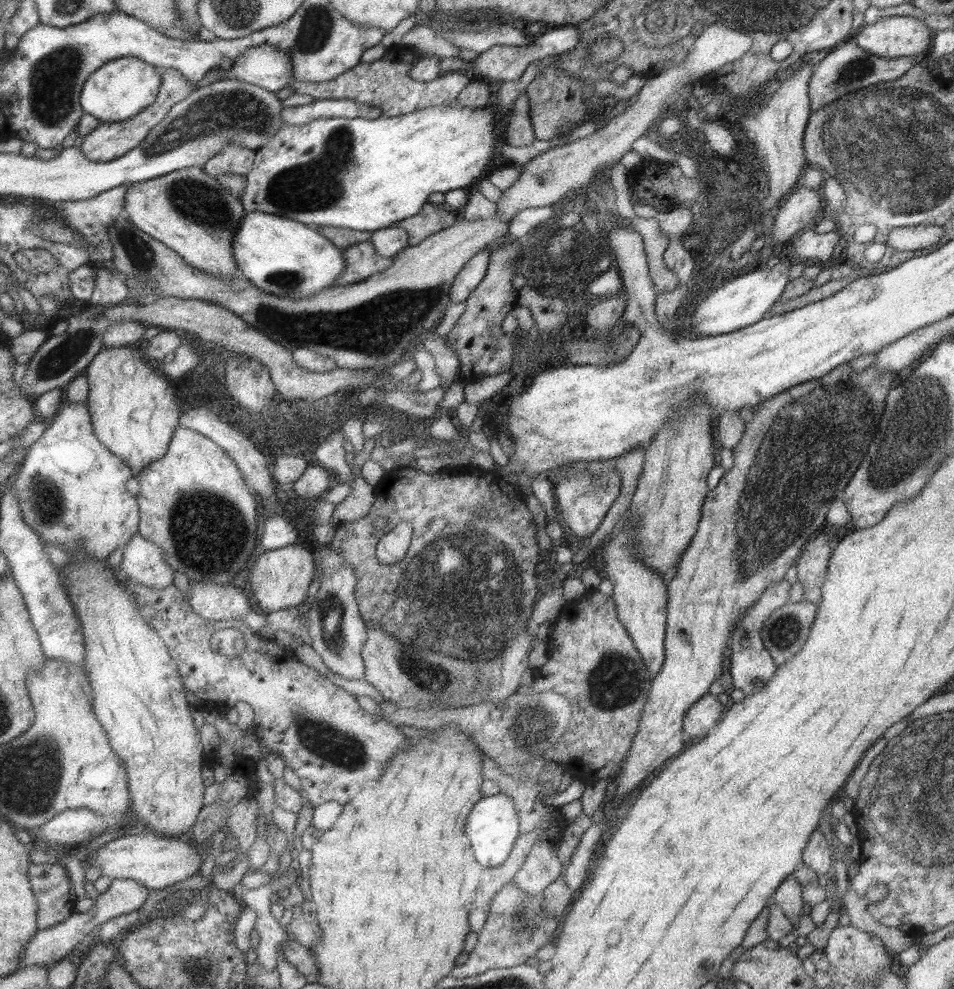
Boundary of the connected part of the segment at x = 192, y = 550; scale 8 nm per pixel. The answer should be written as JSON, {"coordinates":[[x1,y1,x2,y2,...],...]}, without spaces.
{"coordinates":[[177,425,173,429,173,436,169,441,167,450,159,460,151,461,146,467,143,467,135,476,139,487,139,492,134,498,137,500,139,523,138,534,156,547,159,547,163,560,169,564,169,568,175,572,183,573,187,576,188,581,203,581,215,584,229,585,233,580,235,572,239,572,245,566,245,560,249,556,249,552,253,550,256,538,256,504,260,503,259,499,250,491,249,485,242,477,239,469,235,466,235,462,227,455,227,453,210,438,191,430,190,428]]}

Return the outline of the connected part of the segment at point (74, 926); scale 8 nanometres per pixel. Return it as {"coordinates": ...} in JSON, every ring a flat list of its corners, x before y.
{"coordinates":[[113,879,109,883,107,890,99,893,96,900,88,905,85,911,73,912,69,914,67,918,64,918,61,922,58,922,53,926,38,929,27,943,27,946,23,949,20,968,30,967,31,965,50,967,59,959,70,956,75,948,75,944,80,940,83,940,83,936,89,934,89,932,97,931,98,928,102,924,105,924,111,917,116,917,120,914,125,914,141,908,141,904,145,902,145,898,147,898,150,891,151,890,147,887,136,883,135,880]]}

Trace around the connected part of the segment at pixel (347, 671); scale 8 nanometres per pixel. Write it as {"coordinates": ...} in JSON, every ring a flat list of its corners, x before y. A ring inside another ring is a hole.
{"coordinates":[[321,546,321,566,323,577,315,595,315,601,304,607,308,621,307,629,311,647,320,656,329,671,346,678,364,678,365,665,360,655,361,647,367,638,366,622,362,619,355,601,355,573,343,565,343,557,334,549]]}

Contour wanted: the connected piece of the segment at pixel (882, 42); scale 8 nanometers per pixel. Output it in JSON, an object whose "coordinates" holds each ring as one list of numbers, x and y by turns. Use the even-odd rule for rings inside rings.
{"coordinates":[[885,16,885,18,879,18,873,24,852,33,851,41,863,52,879,56,879,58,921,57,931,49,933,34,930,31,927,26,915,18]]}

